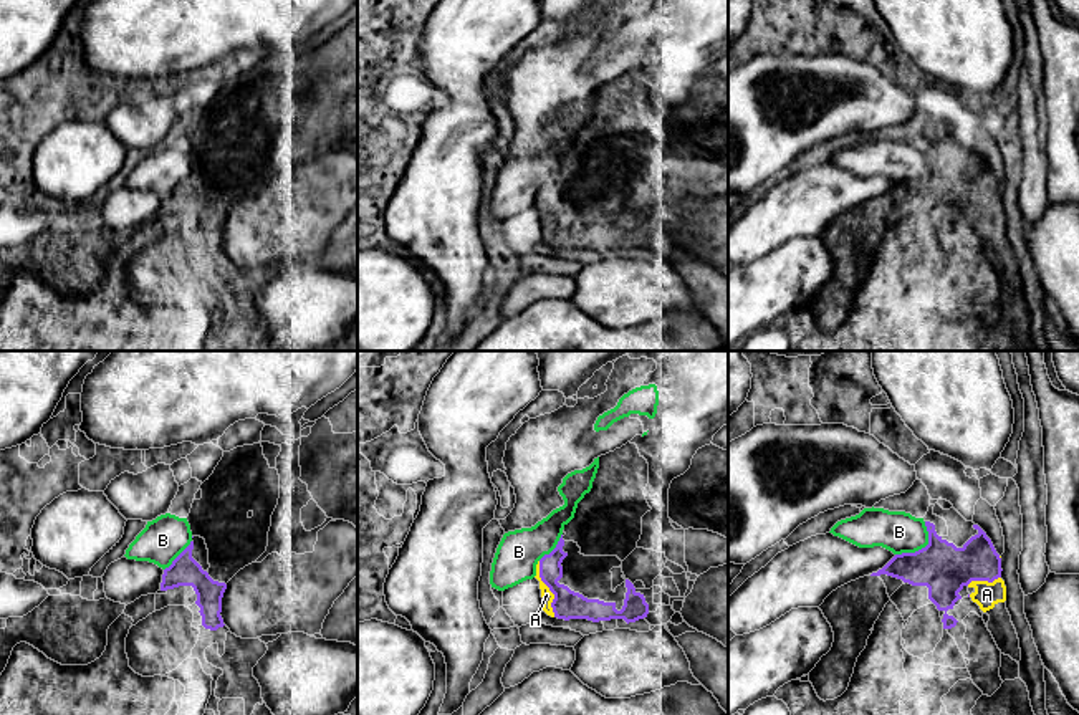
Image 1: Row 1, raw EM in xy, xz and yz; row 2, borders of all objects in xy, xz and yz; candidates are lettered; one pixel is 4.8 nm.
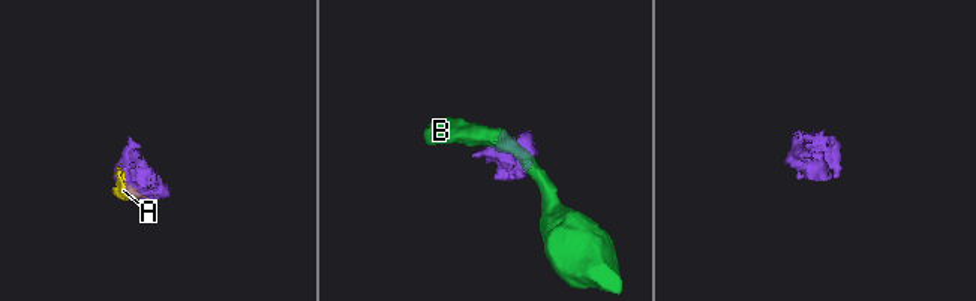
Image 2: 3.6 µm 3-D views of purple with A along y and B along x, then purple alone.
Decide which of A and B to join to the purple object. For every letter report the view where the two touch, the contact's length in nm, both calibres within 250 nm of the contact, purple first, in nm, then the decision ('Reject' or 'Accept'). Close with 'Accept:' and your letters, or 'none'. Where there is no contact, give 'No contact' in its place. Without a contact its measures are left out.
A: Touches purple in xz. Shared border 280 nm. Thickness 140 nm (purple) against 60 nm. Accept
B: Touches purple in yz. Shared border 220 nm. Thickness 240 nm (purple) against 200 nm. Reject
Accept: A

